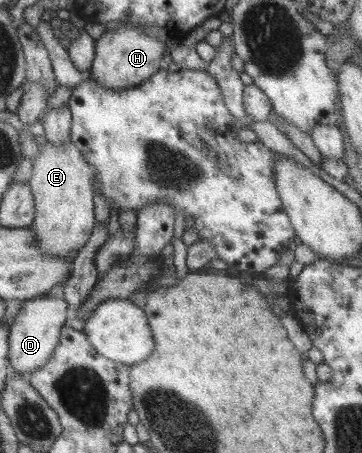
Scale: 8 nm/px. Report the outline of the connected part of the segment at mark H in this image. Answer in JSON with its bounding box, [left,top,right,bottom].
[87,24,165,89]

